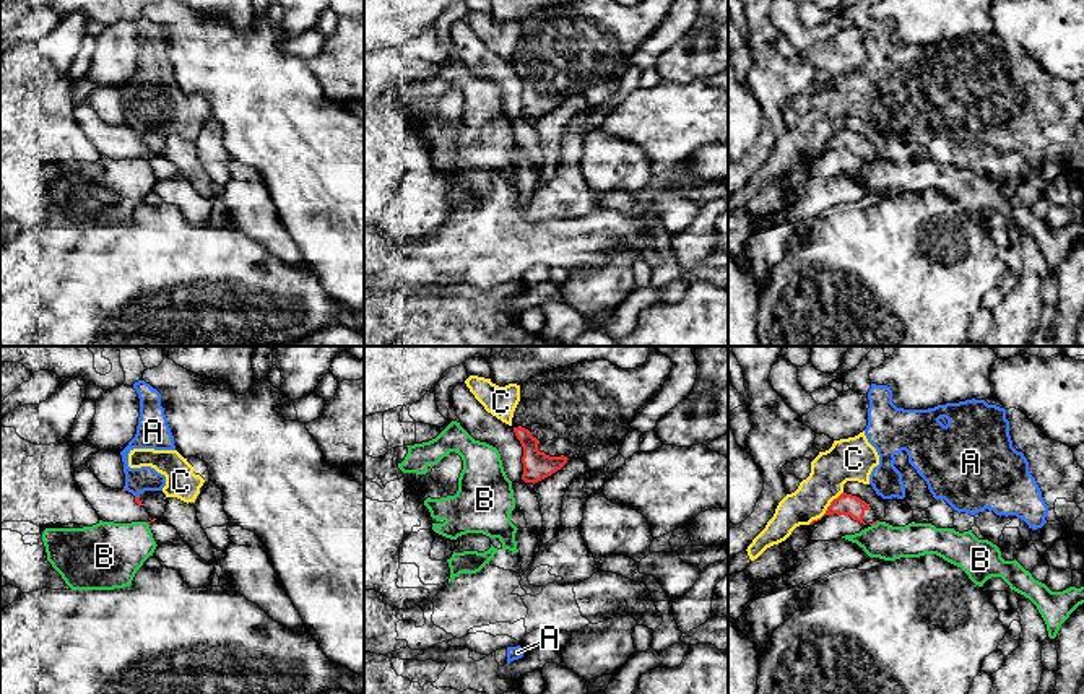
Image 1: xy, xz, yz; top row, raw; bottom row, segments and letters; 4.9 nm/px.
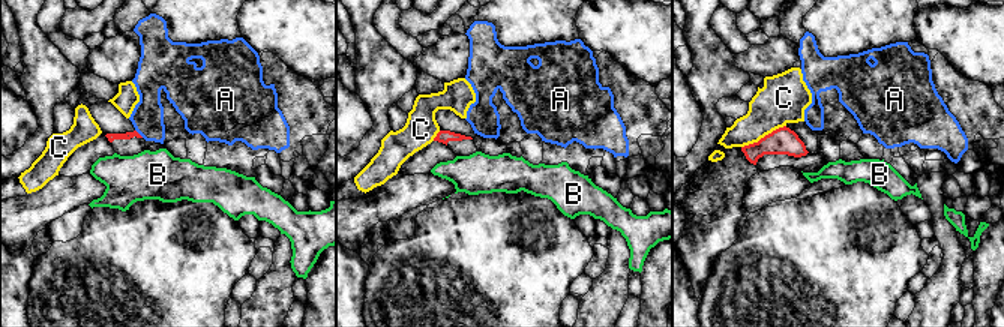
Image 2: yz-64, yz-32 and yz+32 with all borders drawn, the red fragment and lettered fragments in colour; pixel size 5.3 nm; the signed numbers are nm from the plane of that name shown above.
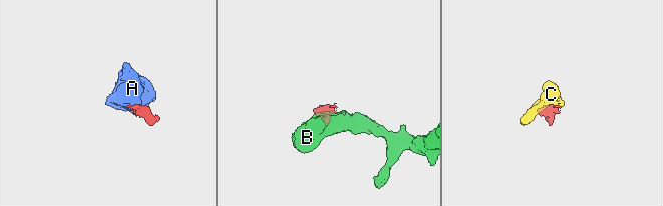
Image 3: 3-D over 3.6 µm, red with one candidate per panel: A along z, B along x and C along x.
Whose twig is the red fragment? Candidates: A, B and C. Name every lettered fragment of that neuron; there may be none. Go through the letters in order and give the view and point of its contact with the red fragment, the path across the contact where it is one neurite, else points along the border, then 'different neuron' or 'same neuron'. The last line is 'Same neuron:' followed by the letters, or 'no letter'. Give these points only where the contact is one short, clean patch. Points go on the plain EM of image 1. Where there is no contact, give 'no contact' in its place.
A: contact xy (135, 132); border xy (135, 130), (138, 134); different neuron
B: contact yz (875, 160); border yz (878, 156), (871, 161); different neuron
C: contact yz (826, 147); border yz (842, 127), (819, 153), (808, 160); different neuron
Same neuron: no letter

